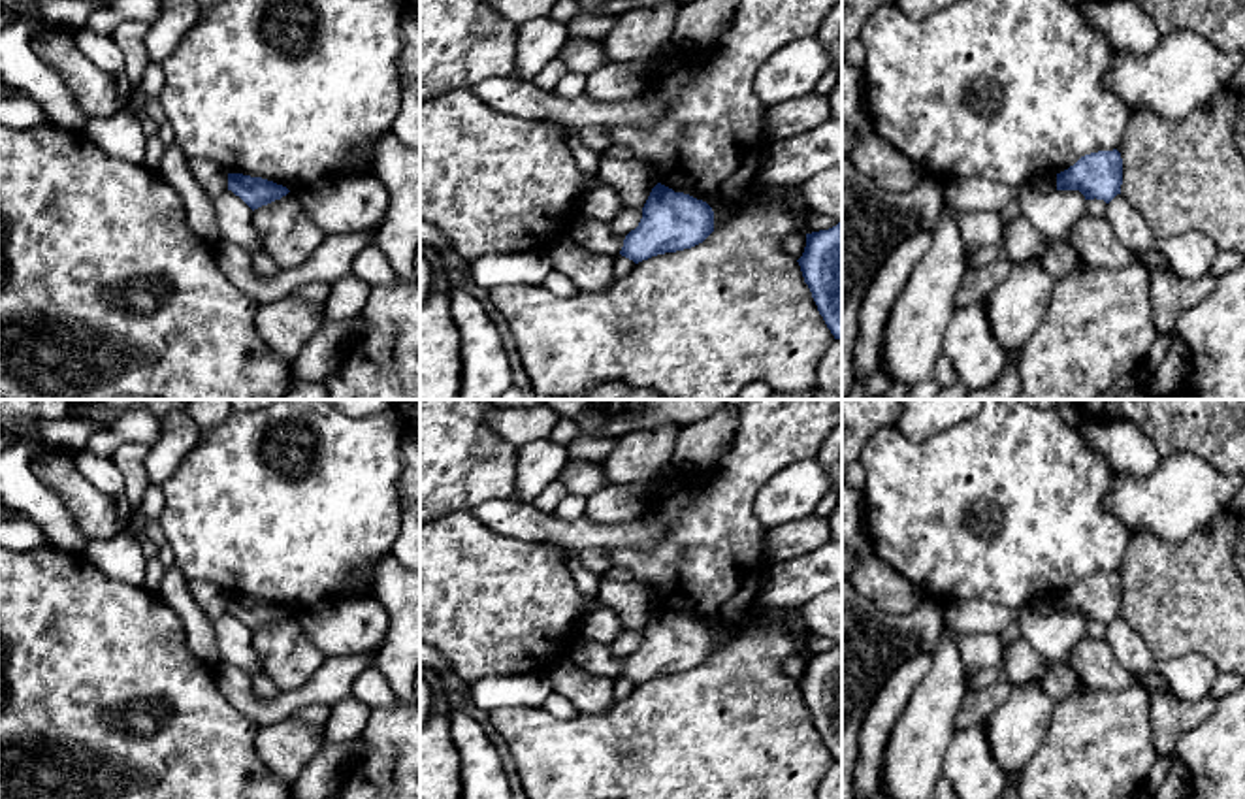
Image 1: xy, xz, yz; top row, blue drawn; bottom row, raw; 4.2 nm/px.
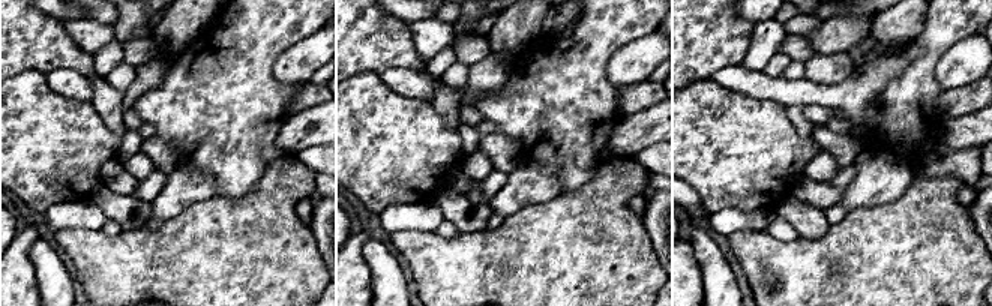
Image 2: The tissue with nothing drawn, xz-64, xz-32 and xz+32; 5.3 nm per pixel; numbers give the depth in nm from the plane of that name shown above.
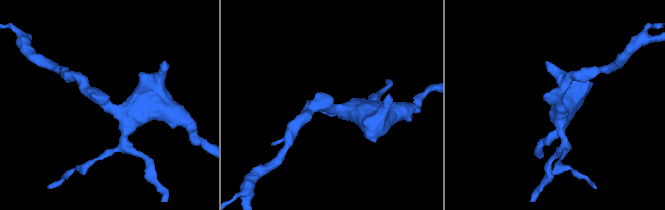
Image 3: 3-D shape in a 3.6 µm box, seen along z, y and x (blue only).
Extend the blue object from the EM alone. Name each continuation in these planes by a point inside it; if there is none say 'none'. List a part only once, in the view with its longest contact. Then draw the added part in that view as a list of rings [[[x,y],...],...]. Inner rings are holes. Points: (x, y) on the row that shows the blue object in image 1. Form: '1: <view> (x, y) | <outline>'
none

